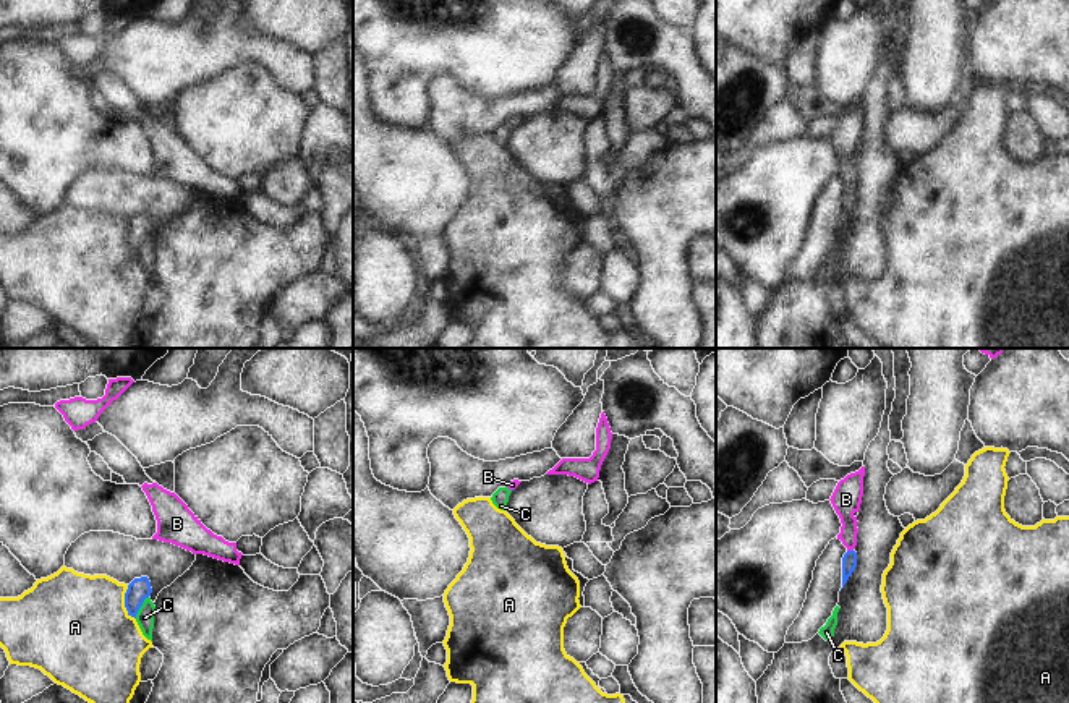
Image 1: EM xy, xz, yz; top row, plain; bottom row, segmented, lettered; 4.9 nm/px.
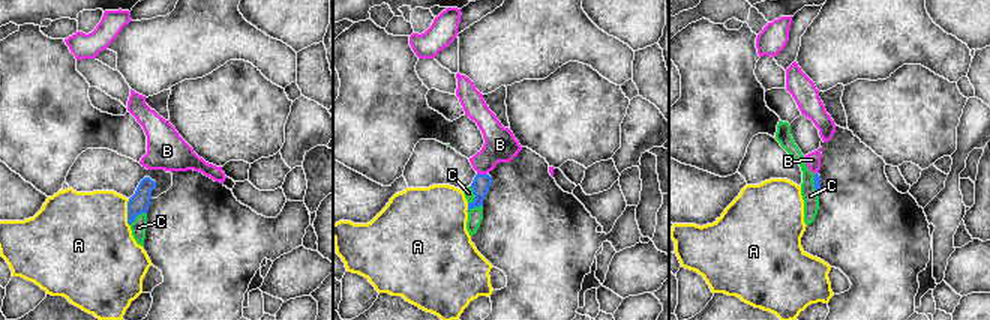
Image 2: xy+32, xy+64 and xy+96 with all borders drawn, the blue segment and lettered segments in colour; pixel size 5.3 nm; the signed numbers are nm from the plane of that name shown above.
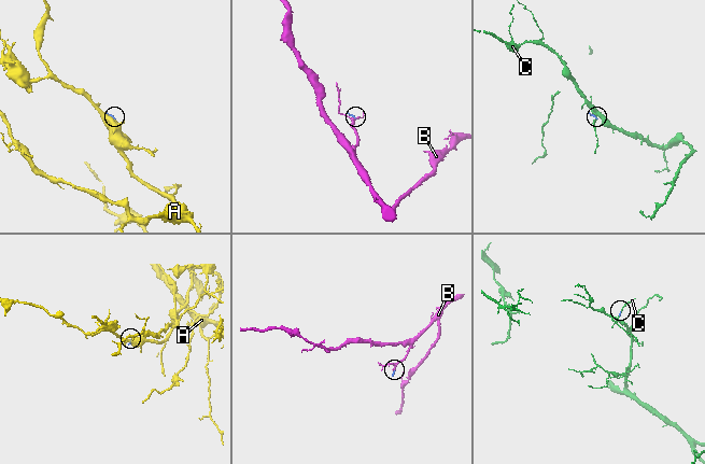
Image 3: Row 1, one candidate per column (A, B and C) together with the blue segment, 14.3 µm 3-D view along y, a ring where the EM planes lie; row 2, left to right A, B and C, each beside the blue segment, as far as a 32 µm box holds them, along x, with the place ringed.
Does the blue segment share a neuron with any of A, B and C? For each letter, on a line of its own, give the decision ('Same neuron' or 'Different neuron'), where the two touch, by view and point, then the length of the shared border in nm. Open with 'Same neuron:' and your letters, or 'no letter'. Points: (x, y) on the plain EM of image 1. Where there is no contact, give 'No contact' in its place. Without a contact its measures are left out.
Same neuron: B
A: Different neuron. Touches blue at xy (125, 240). Shared border 180 nm
B: Same neuron. Touches blue at yz (851, 188). Shared border 30 nm
C: Different neuron. Touches blue at xy (140, 243). Shared border 130 nm.

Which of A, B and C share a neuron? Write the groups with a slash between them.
A / B / C

